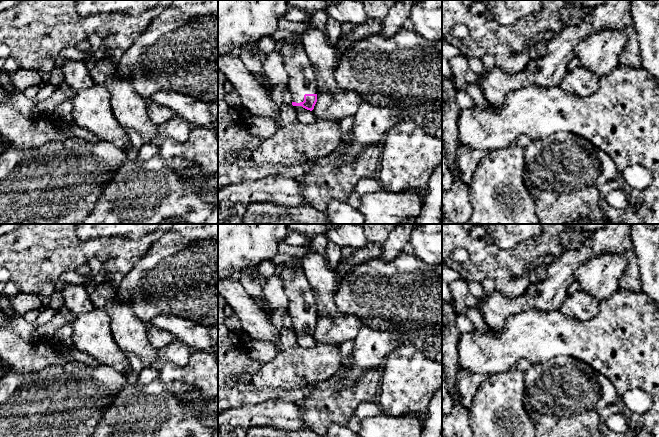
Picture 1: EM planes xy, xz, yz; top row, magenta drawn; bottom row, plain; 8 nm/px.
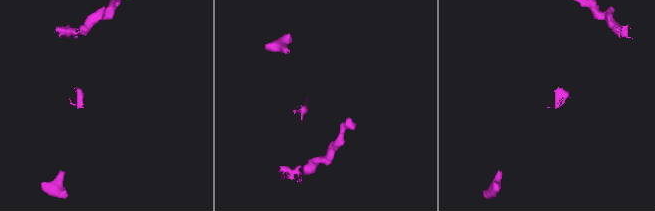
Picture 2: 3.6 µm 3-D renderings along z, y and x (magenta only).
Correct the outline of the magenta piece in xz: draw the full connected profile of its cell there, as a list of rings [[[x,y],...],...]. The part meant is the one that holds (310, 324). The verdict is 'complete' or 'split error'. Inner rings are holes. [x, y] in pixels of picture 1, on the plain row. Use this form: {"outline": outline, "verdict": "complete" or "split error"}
{"outline": [[[301,258],[284,263],[278,270],[289,300],[288,314],[293,330],[302,330],[312,335],[317,326],[315,295],[304,274]]], "verdict": "split error"}

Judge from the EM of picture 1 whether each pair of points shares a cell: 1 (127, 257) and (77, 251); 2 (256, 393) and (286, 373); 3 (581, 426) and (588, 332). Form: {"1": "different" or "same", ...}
{"1": "same", "2": "different", "3": "different"}

